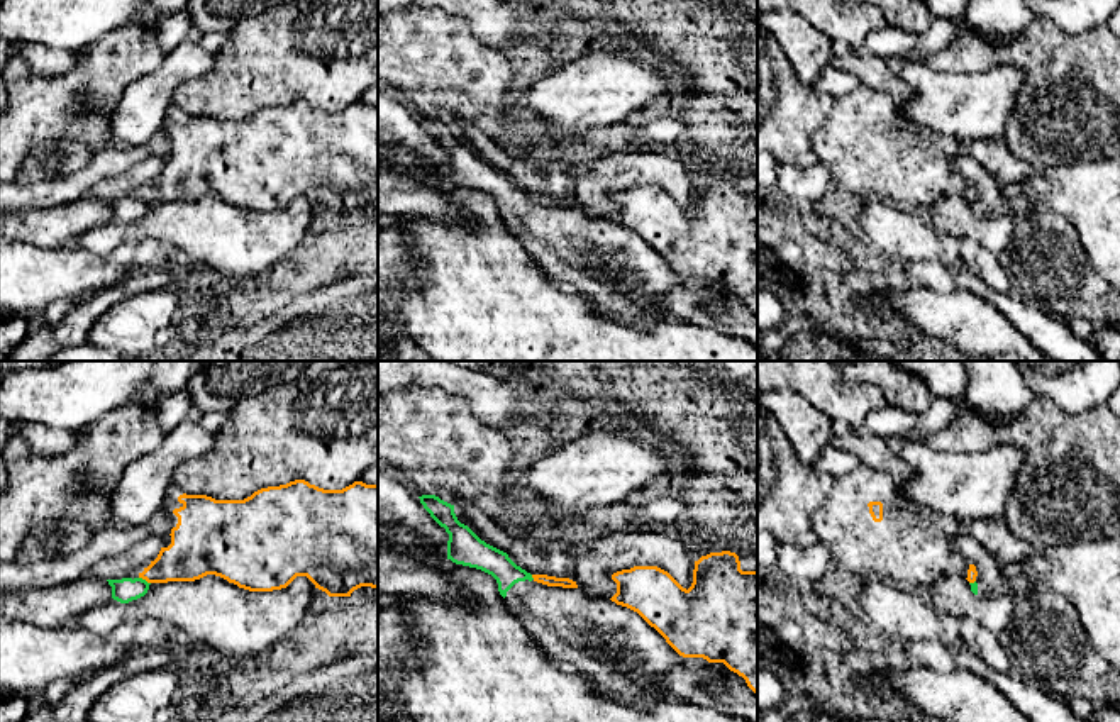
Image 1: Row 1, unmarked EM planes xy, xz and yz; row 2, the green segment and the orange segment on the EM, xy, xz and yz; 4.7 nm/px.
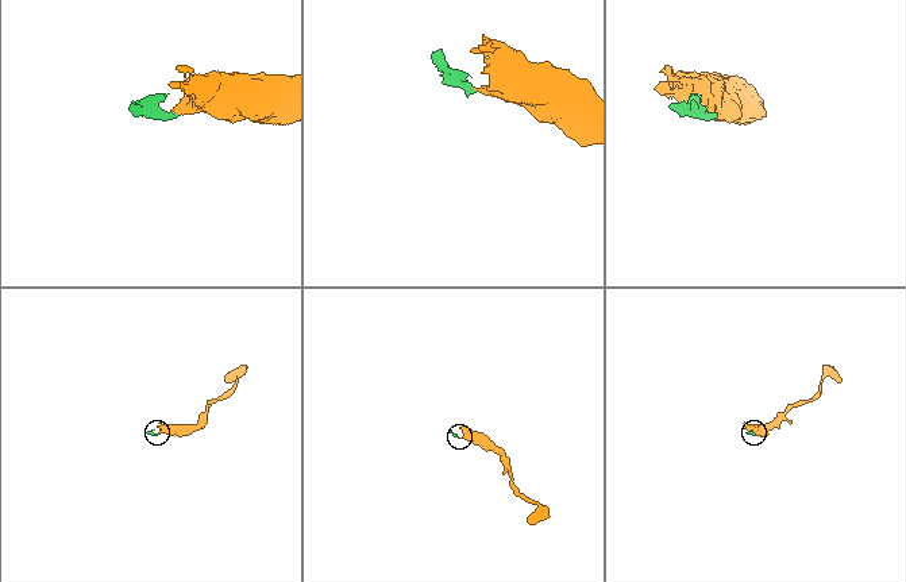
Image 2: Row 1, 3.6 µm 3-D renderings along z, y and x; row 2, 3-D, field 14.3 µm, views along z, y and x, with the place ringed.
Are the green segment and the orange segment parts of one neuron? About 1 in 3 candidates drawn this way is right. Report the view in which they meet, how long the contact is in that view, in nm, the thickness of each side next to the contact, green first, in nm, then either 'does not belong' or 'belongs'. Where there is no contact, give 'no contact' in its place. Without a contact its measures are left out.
contact in xy; length 70 nm; calibres 120 and 220 nm; does not belong

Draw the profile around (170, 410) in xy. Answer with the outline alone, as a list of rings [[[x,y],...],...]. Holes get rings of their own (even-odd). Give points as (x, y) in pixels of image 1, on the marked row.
[[[178,392],[168,397],[163,397],[152,408],[156,419],[164,432],[169,432],[178,424],[186,420],[191,400],[185,392]]]

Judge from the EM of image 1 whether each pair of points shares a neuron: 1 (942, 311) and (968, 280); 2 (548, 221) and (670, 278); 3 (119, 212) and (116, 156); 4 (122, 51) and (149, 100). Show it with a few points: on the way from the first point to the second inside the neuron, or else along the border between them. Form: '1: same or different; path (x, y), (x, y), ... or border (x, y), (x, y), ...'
1: different; border (956, 285), (985, 299), (995, 309)
2: same; path (578, 251), (600, 255), (639, 273)
3: different; border (155, 160), (141, 160), (102, 180), (92, 194)
4: different; border (166, 53), (124, 90), (114, 109)

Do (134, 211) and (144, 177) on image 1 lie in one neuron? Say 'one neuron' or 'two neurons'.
one neuron

